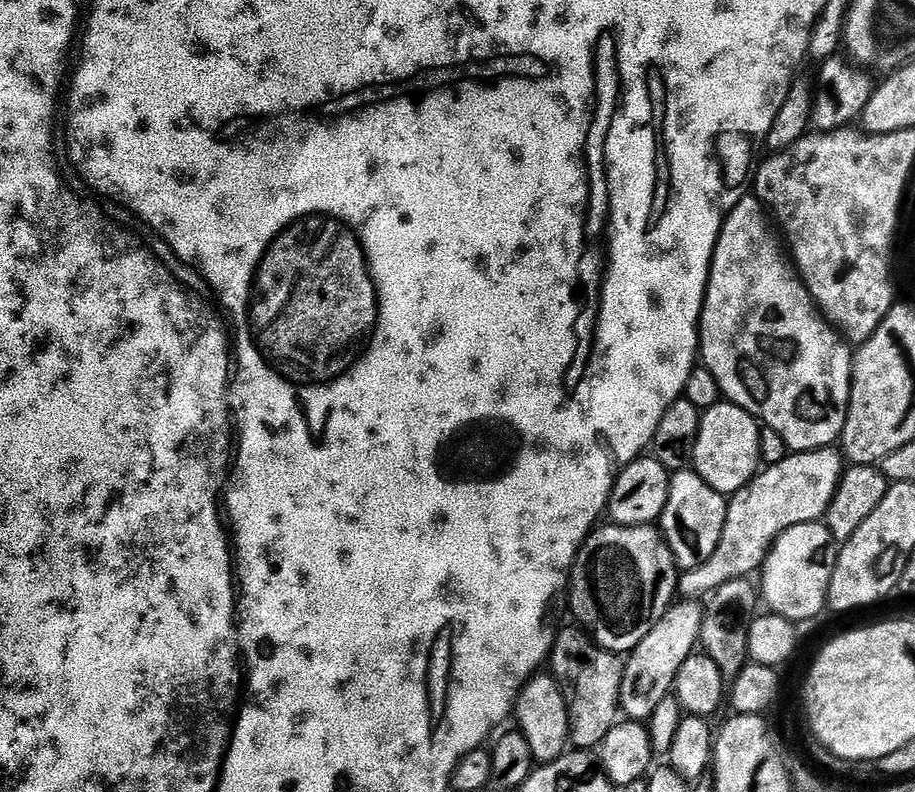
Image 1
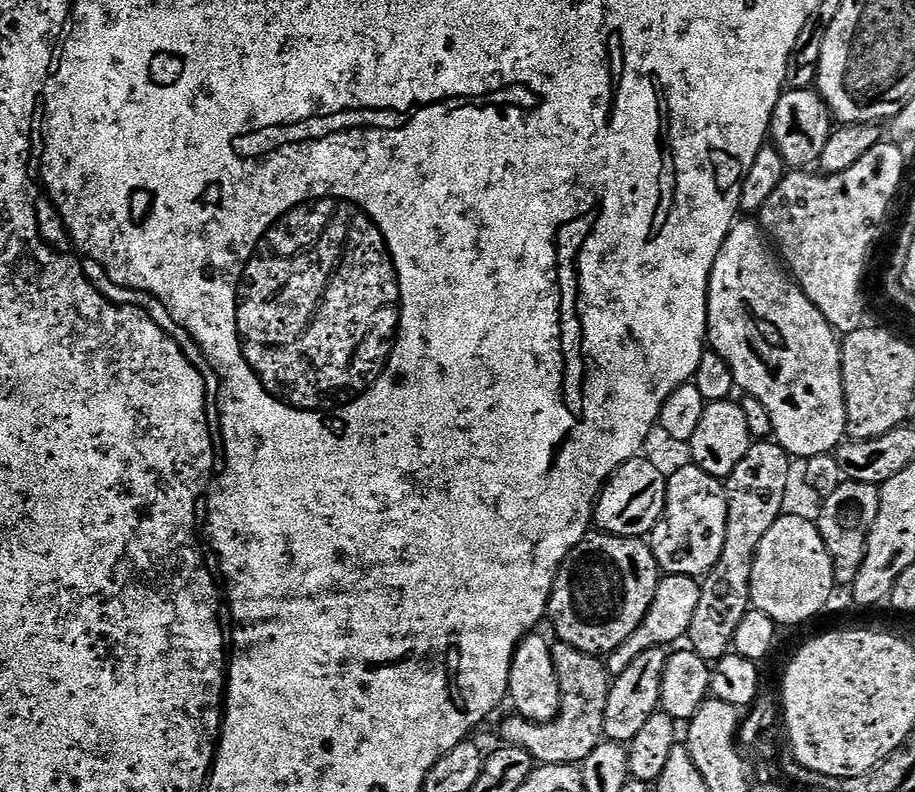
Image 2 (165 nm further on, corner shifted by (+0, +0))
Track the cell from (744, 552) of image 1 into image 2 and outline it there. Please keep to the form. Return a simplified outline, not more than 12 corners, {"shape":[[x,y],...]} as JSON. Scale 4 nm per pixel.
{"shape":[[665,575],[638,630],[607,657],[609,675],[683,641],[699,579]]}

